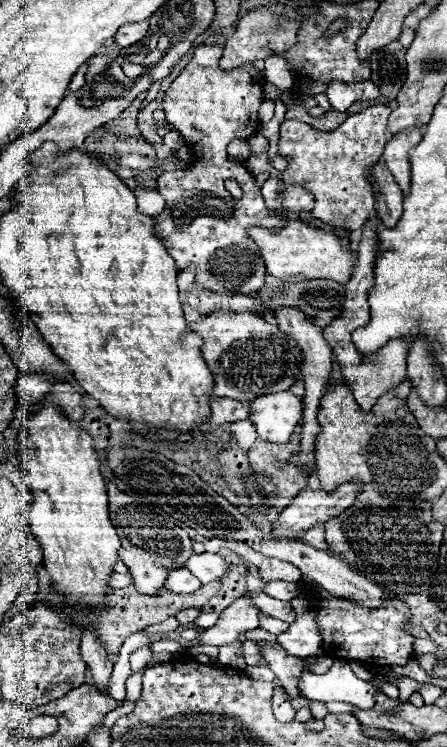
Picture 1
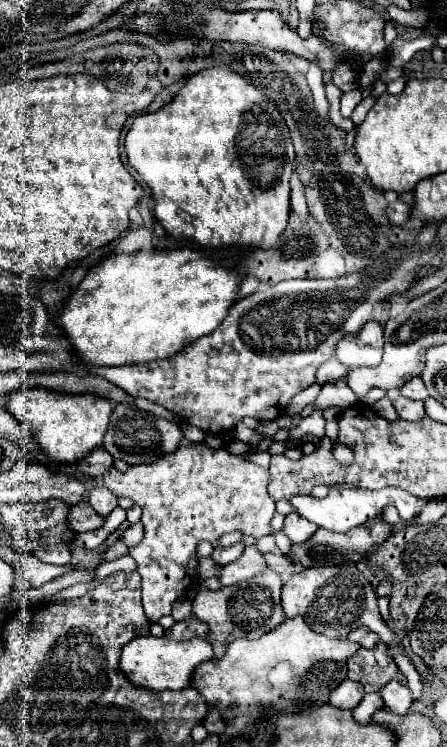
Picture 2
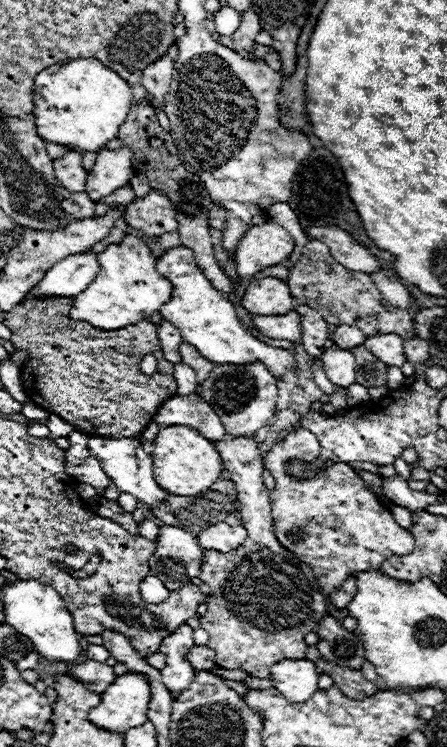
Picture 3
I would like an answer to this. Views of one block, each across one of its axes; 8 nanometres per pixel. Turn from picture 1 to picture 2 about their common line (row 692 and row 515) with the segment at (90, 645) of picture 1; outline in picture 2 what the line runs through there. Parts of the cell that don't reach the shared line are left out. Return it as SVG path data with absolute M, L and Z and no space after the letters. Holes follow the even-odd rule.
M96 486L90 490L88 494L88 502L92 504L92 508L98 514L108 516L116 506L118 506L118 496L112 494L112 490L108 490L106 486Z

